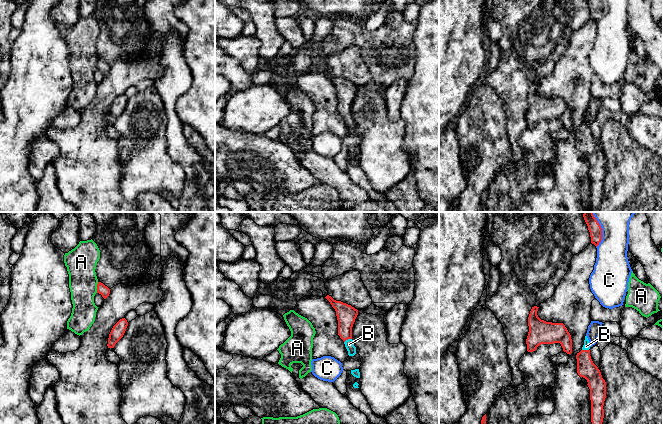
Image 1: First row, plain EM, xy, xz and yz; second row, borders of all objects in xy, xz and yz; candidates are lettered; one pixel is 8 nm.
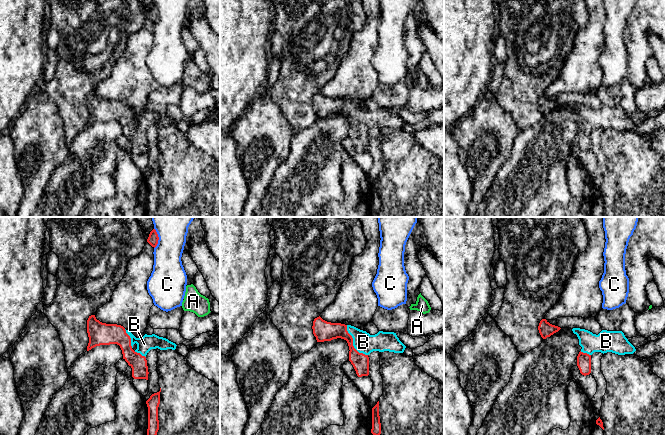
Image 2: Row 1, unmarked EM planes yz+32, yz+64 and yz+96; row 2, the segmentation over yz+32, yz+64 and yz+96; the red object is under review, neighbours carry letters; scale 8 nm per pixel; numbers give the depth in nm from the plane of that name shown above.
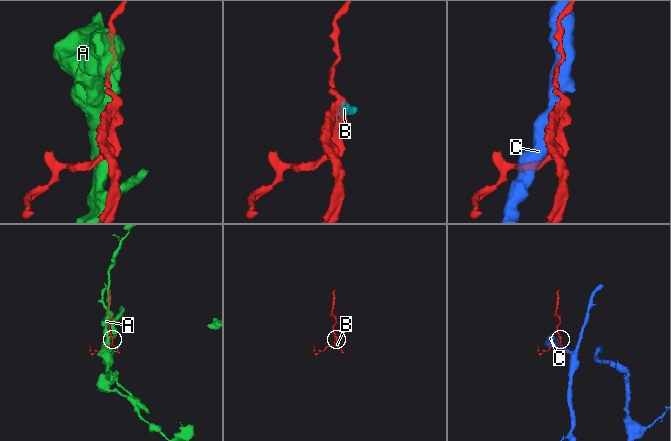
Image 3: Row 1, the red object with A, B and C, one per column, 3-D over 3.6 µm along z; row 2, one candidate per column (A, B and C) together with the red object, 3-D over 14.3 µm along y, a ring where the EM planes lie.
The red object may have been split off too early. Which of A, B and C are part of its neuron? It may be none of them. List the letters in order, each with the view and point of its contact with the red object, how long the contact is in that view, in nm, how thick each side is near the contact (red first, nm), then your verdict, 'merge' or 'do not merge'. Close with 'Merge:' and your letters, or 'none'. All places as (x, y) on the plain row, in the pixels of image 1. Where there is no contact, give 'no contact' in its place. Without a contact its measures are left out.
A: contact xy (97, 63); length 90 nm; calibres 80 and 240 nm; do not merge
B: contact xz (347, 115); length 70 nm; calibres 160 and 70 nm; merge
C: contact yz (601, 12); length 190 nm; calibres 100 and 260 nm; do not merge
Merge: B

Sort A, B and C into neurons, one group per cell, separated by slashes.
A / B / C

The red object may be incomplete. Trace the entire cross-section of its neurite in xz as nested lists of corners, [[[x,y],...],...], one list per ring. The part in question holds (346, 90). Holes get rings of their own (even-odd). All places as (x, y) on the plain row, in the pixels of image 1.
[[[329,71],[325,74],[330,78],[336,87],[338,96],[338,111],[344,117],[348,131],[354,132],[356,130],[356,123],[354,122],[352,116],[352,103],[358,91],[358,86],[351,81],[334,76]]]

